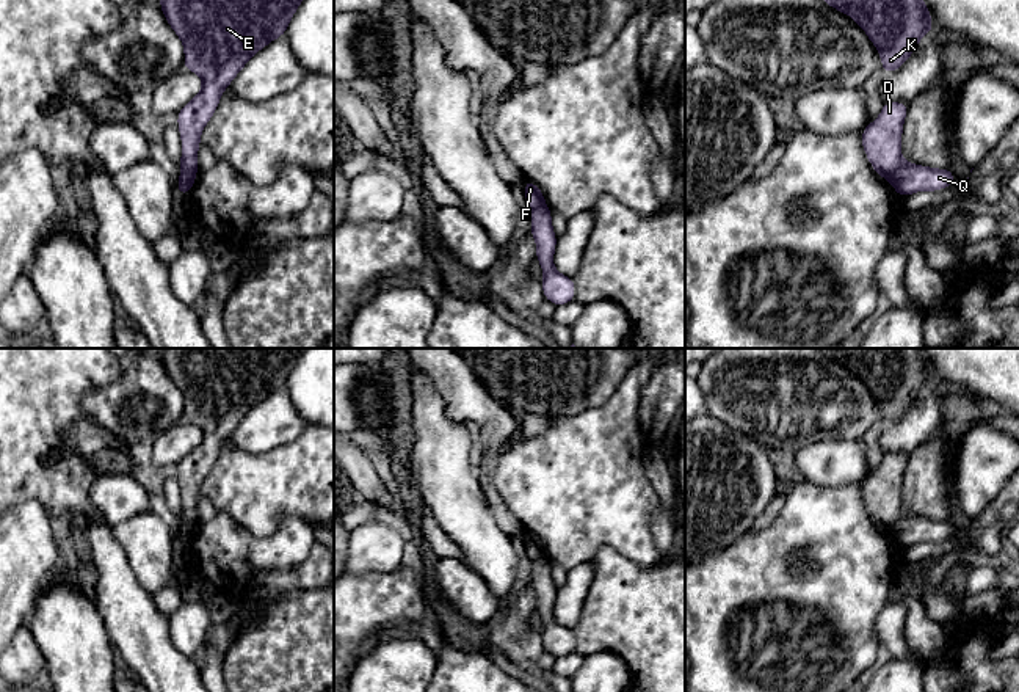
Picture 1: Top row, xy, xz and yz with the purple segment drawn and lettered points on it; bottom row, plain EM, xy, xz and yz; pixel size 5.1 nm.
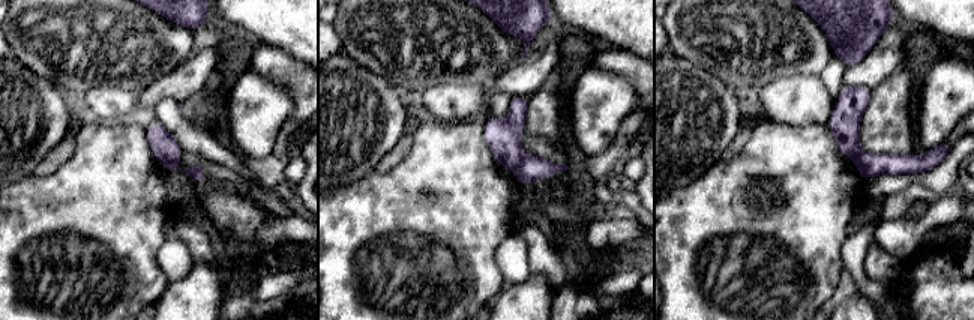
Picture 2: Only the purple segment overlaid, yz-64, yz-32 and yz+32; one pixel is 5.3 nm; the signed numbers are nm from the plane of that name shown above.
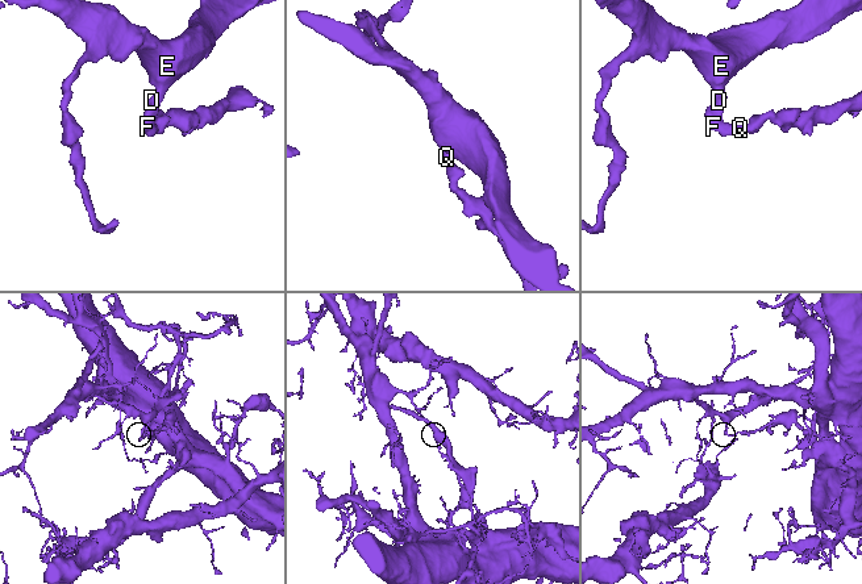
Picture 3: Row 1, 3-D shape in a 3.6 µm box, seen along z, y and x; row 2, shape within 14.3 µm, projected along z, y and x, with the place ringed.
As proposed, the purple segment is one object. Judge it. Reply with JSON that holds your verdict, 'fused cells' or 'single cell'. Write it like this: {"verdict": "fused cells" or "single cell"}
{"verdict": "fused cells"}

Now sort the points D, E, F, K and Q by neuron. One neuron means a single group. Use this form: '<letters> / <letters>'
D E F K / Q

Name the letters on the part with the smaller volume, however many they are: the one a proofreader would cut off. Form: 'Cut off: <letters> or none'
Cut off: D, E, F, K

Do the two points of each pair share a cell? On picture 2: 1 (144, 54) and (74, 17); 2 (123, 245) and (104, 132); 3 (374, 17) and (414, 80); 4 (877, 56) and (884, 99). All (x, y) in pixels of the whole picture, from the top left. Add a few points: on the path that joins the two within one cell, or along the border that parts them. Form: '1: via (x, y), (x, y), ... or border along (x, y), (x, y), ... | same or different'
1: via (126, 42), (92, 35) | same
2: via (111, 217), (111, 161) | same
3: via (389, 32), (413, 56), (414, 65) | same
4: border along (901, 63), (871, 89) | different

